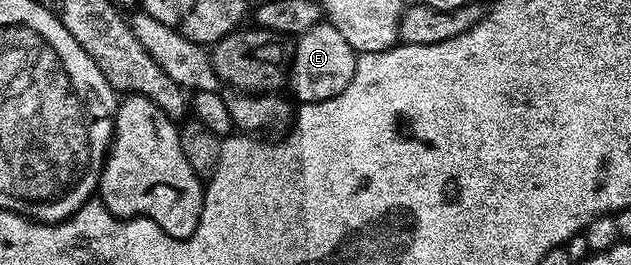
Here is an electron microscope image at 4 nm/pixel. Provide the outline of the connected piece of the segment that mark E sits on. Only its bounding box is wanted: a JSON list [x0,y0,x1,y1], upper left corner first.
[288,19,359,102]

